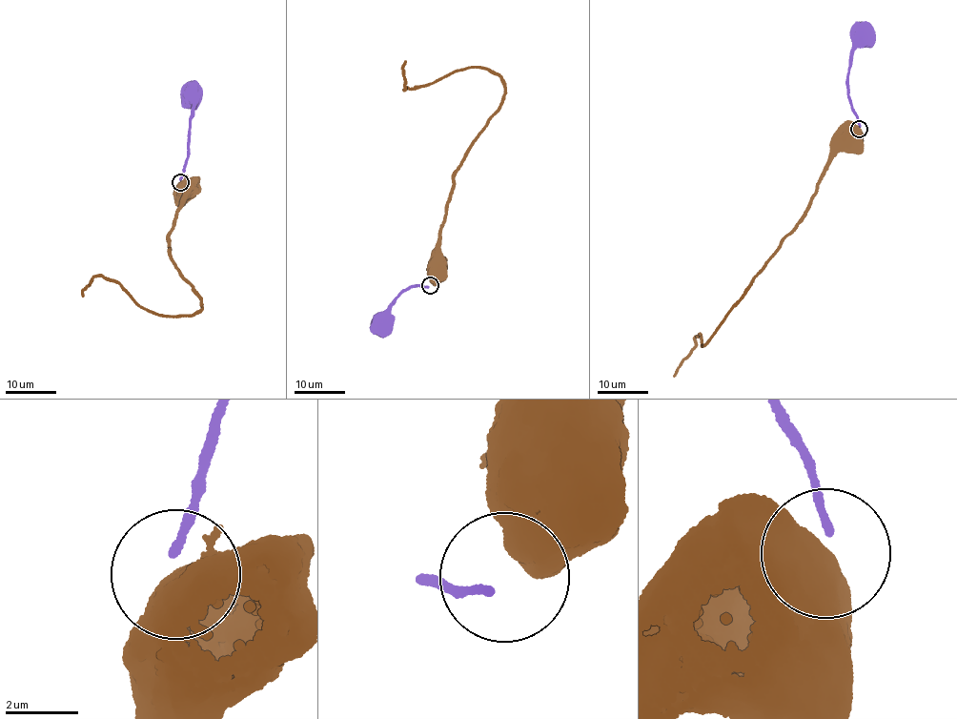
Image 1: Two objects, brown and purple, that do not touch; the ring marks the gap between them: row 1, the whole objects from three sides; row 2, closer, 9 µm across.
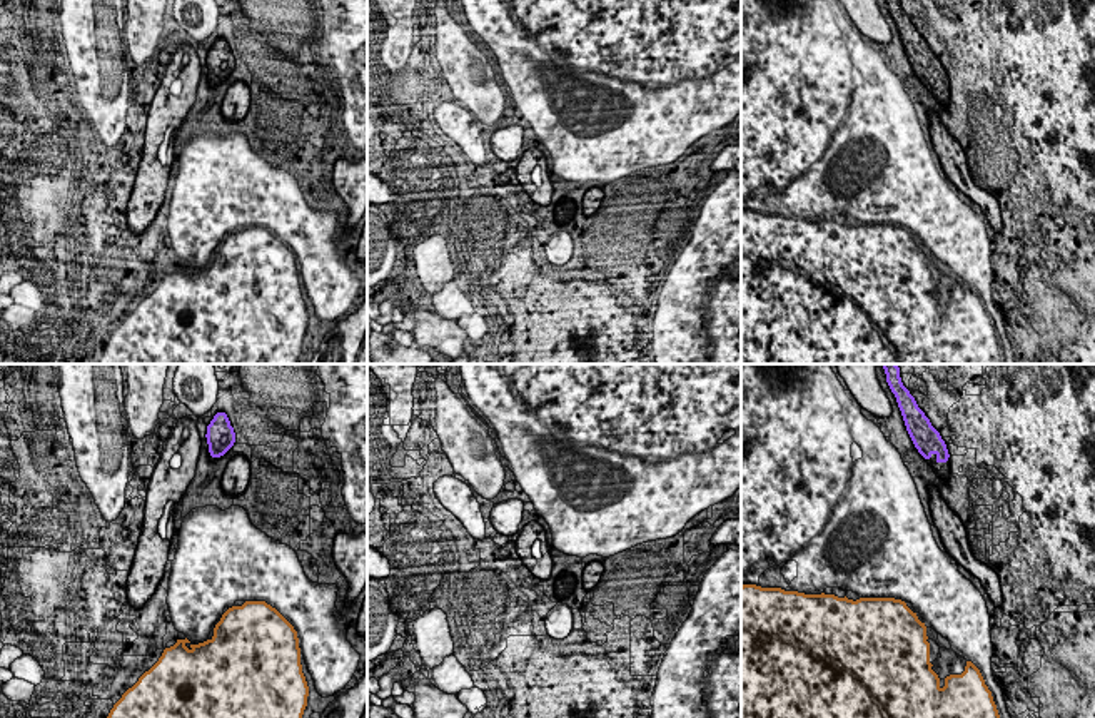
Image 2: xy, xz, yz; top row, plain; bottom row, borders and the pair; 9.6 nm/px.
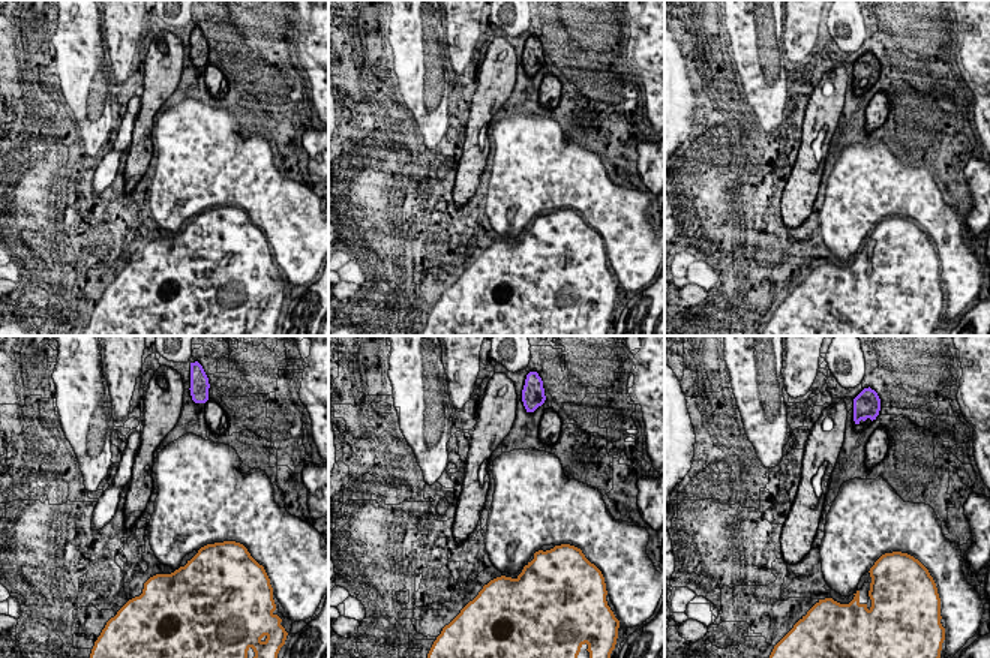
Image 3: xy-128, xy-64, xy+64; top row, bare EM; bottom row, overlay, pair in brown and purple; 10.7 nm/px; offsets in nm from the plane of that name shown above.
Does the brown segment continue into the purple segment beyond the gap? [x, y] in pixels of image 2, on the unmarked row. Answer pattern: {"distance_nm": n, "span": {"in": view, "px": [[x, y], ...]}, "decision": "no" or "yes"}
{"distance_nm": 1350, "span": {"in": "yz", "px": [[900, 226], [937, 87]]}, "decision": "no"}

